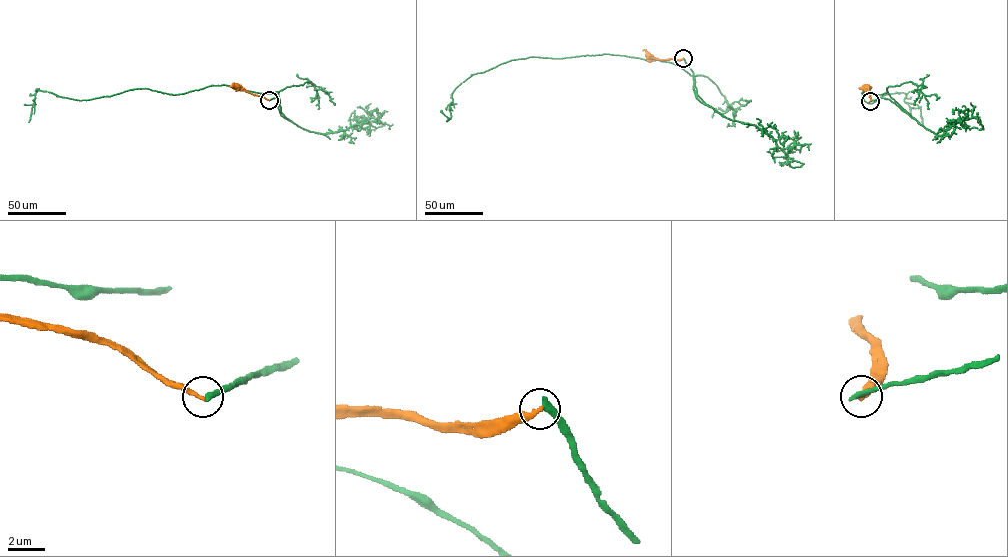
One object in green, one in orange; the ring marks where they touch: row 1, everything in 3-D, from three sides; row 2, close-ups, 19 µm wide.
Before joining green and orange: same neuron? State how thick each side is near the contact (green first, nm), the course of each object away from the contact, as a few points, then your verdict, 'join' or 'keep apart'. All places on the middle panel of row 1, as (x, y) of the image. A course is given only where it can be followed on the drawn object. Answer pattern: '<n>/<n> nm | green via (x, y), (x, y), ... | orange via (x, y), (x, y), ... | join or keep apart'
400/240 nm | green via (683, 58), (693, 72), (696, 96), (693, 76), (659, 60), (606, 54), (511, 60), (459, 85), (446, 121) | orange via (683, 58), (649, 57) | keep apart

